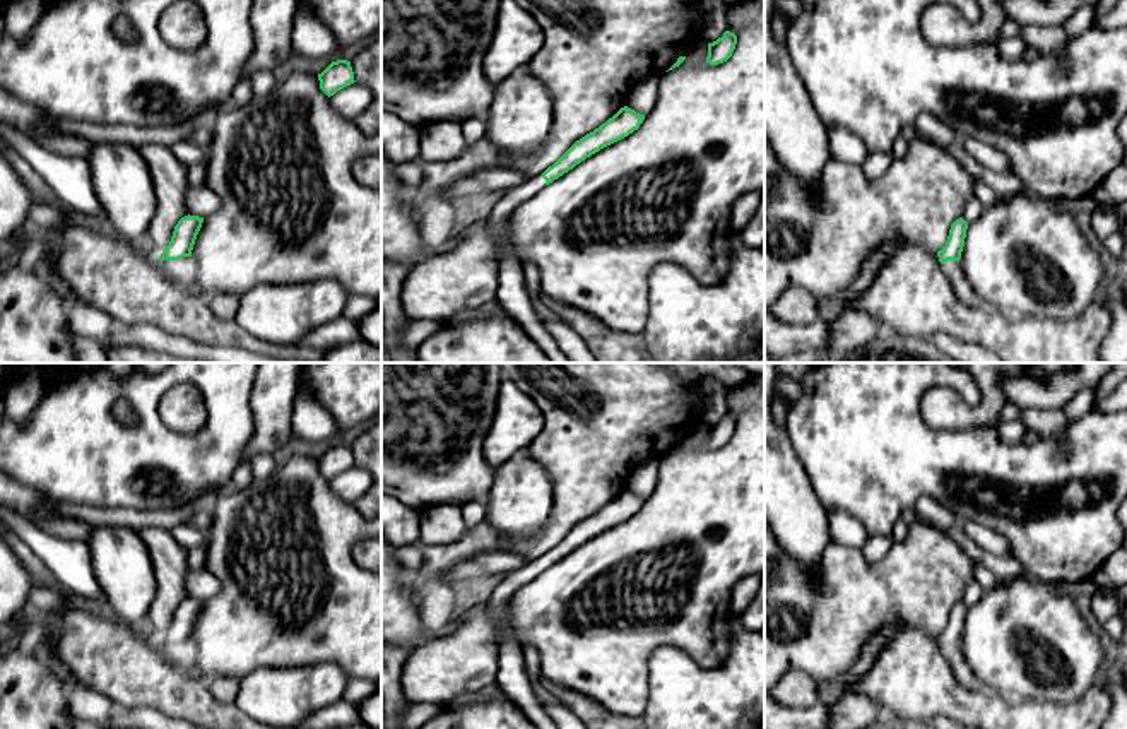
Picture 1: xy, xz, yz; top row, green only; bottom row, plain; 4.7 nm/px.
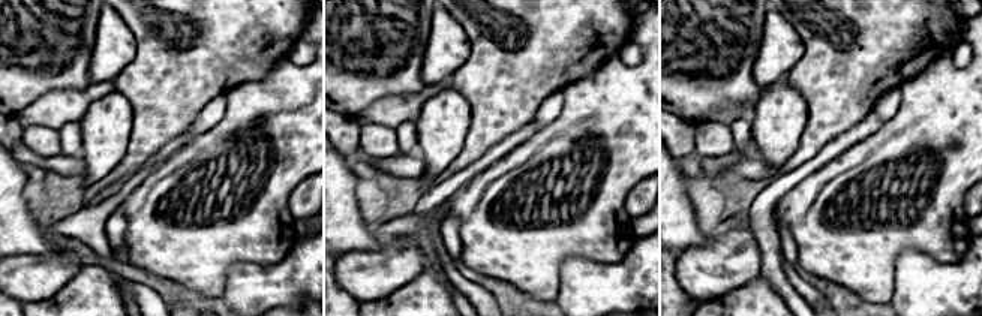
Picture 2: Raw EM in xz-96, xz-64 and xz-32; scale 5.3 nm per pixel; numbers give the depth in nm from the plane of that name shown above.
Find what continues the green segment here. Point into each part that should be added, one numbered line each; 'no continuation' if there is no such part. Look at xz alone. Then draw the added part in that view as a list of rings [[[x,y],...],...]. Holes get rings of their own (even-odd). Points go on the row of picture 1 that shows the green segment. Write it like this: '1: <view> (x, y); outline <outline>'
1: xz (513, 197); outline [[[540,175],[530,176],[523,183],[508,188],[503,199],[494,205],[486,219],[496,238],[504,234],[508,217],[528,199],[546,187],[546,180]]]

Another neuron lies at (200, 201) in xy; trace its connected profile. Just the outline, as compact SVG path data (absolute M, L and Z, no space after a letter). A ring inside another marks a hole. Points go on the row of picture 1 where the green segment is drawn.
M205 185L190 187L186 210L190 216L207 217L219 209L219 197Z

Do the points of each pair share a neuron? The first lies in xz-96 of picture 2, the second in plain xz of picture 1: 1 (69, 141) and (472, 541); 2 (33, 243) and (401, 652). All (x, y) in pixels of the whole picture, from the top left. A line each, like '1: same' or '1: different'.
1: different
2: different

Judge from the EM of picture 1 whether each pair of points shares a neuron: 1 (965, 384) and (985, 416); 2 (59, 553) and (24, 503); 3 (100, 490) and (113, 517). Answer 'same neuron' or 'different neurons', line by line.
1: different neurons
2: different neurons
3: different neurons

